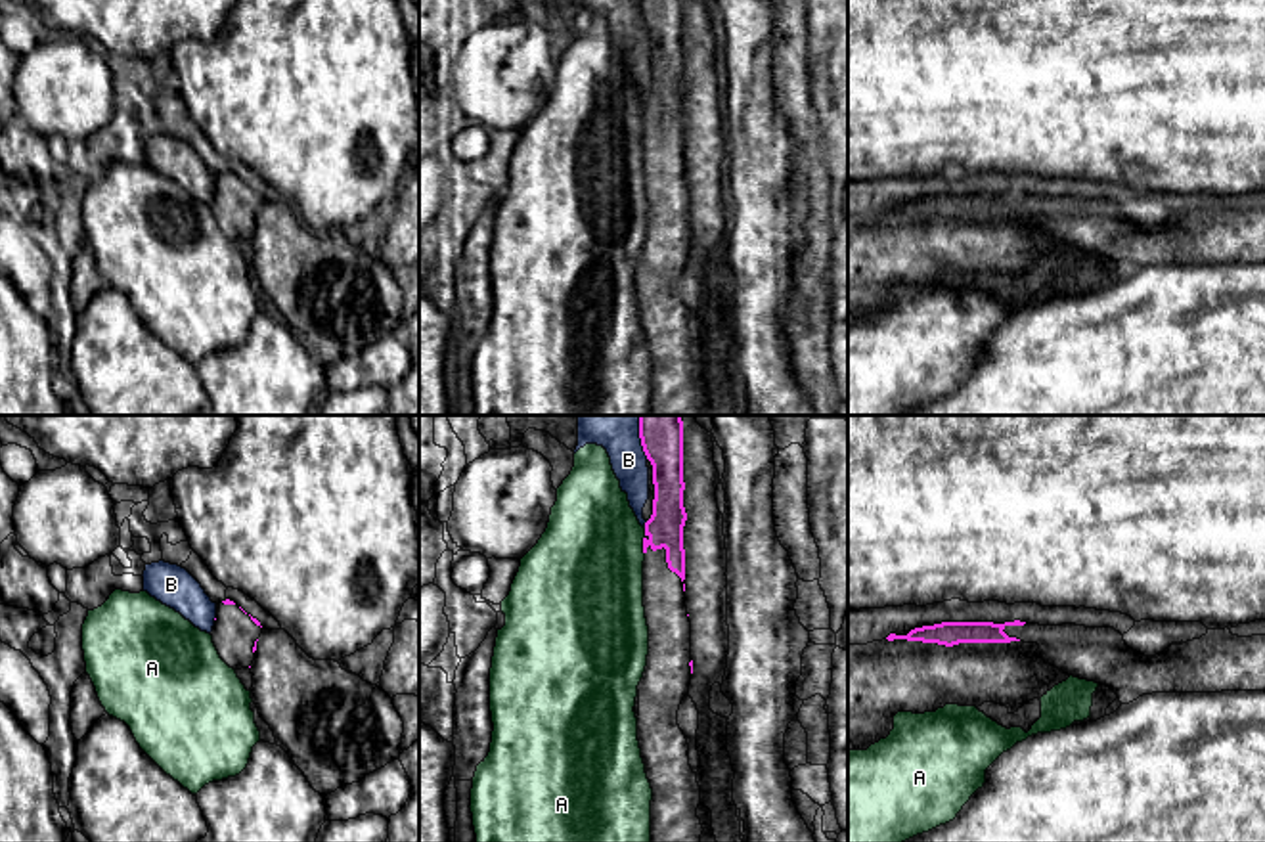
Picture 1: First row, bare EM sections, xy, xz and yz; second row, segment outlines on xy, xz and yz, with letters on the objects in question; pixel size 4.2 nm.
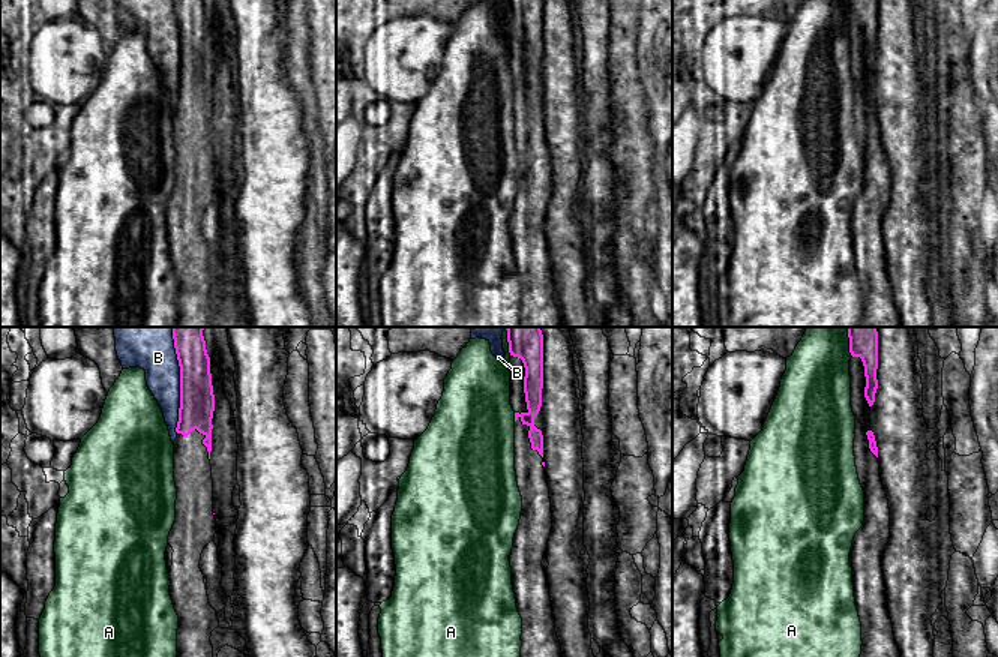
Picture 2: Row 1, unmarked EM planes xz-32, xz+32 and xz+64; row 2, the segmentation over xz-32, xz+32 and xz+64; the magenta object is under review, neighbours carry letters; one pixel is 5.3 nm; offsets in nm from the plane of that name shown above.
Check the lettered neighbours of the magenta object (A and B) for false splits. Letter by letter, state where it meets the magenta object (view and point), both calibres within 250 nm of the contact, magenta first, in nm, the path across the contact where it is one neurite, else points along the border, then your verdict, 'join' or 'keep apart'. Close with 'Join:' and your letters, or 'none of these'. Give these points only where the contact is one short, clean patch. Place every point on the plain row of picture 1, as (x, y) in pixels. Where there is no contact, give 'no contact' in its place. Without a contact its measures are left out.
A: meets magenta in xz at (643, 113); 160 nm thick on the magenta side, 460 nm on the other; keep apart
B: meets magenta in xz at (642, 16); 160 nm thick on the magenta side, 150 nm on the other; keep apart
Join: none of these

